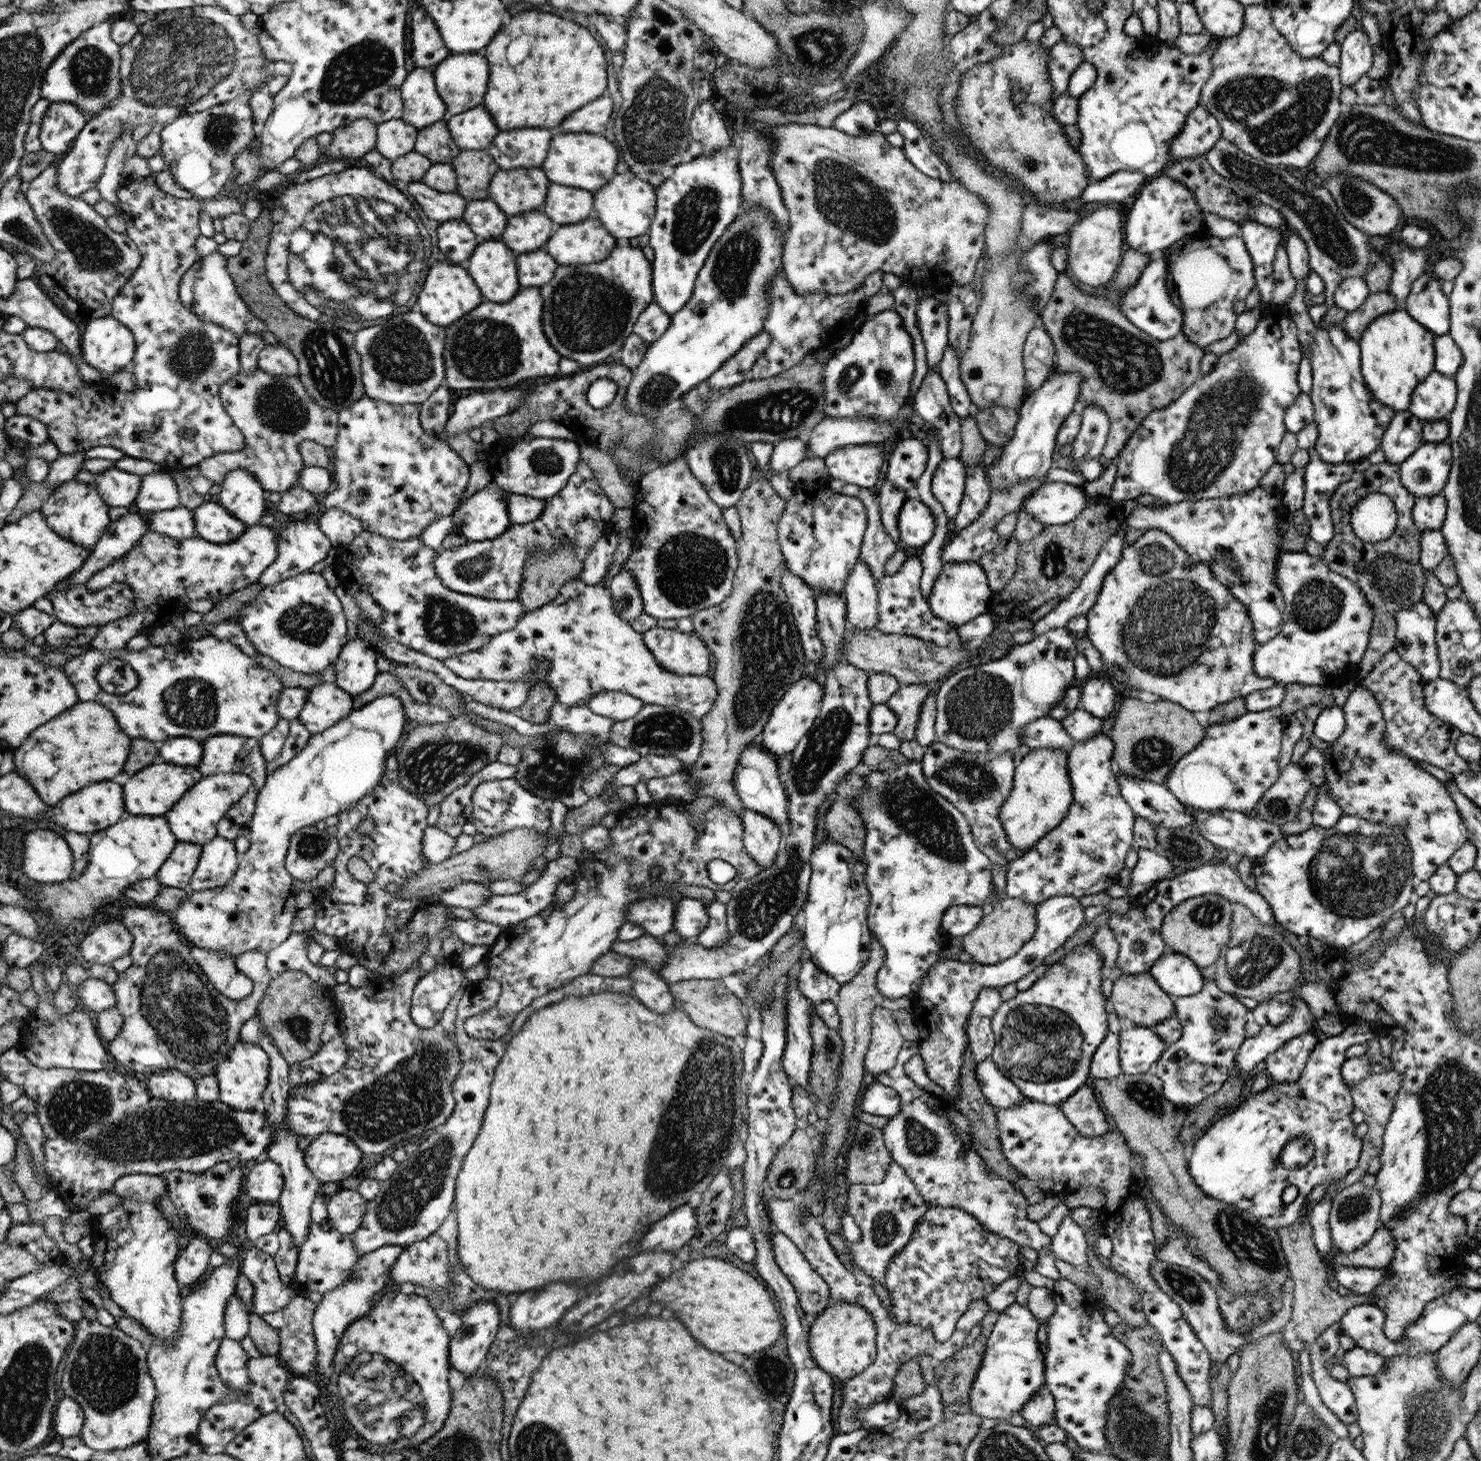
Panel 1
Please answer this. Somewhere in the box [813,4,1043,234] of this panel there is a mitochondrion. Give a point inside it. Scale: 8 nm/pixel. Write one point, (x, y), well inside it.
(1026, 163)

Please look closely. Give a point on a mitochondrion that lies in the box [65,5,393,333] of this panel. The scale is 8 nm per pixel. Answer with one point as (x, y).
(181, 60)

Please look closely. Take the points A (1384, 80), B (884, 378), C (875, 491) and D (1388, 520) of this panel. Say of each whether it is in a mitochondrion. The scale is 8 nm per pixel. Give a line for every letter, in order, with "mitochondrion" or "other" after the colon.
A: other
B: mitochondrion
C: other
D: other

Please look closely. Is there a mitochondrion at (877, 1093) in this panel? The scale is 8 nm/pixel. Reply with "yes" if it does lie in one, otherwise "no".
no

